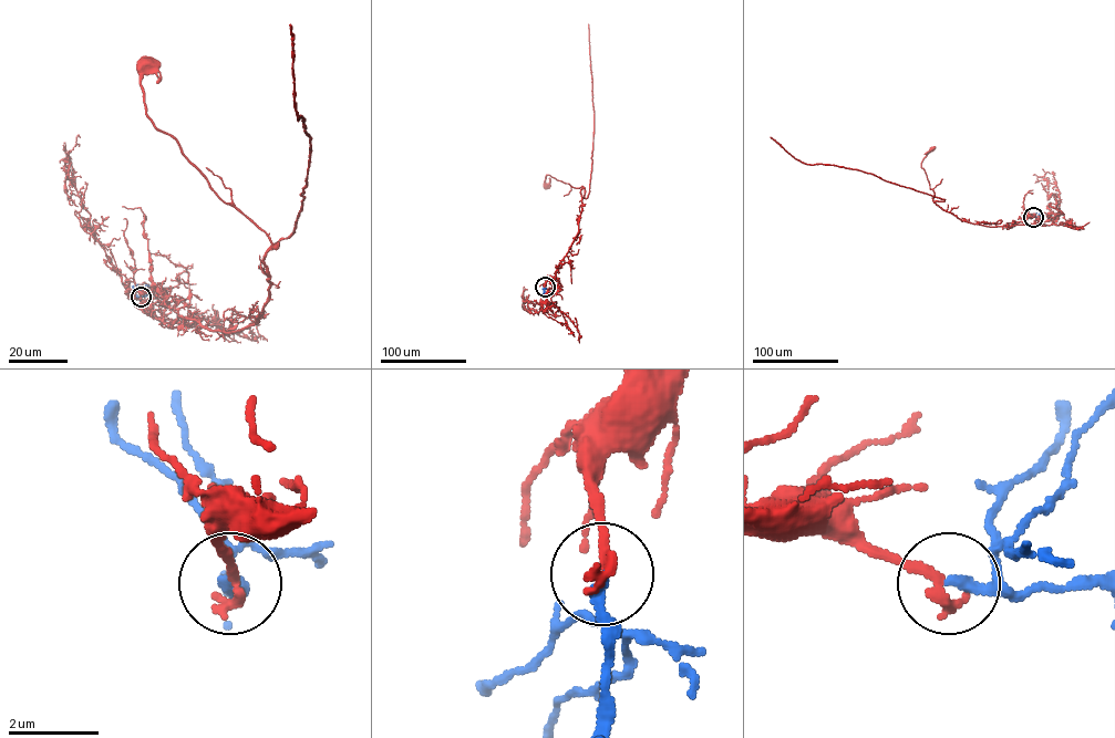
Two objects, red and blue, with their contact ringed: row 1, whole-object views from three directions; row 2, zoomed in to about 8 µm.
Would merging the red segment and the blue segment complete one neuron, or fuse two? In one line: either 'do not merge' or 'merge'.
merge

